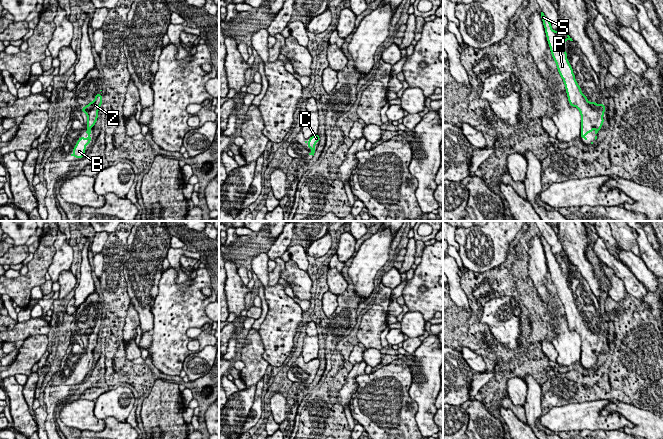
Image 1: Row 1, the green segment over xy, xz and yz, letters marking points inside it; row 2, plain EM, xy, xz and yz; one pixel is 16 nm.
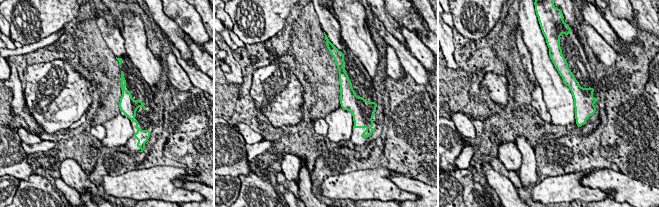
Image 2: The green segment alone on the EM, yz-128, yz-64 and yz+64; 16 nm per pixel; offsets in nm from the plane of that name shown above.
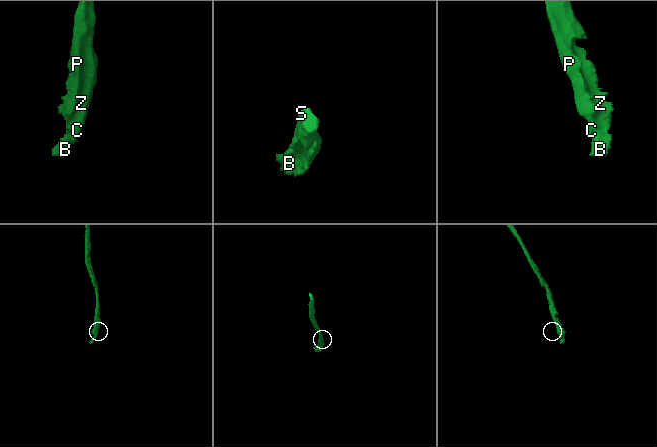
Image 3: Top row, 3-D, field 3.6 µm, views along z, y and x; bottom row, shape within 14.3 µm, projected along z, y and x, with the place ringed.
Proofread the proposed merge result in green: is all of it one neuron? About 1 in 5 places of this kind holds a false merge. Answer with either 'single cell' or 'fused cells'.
single cell

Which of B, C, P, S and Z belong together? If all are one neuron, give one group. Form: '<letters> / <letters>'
B C P S Z

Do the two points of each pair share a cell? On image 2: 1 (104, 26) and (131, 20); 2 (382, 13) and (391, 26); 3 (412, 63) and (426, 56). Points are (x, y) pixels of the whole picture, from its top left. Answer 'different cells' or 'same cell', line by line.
1: different cells
2: same cell
3: different cells

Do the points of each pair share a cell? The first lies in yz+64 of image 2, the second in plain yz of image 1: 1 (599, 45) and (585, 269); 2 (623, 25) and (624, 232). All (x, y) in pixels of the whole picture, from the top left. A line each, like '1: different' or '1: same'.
1: different
2: different

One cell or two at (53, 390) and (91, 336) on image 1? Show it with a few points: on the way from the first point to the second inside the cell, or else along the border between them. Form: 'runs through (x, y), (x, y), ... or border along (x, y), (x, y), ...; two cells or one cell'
runs through (67, 377), (69, 368), (79, 356), (80, 350); one cell

